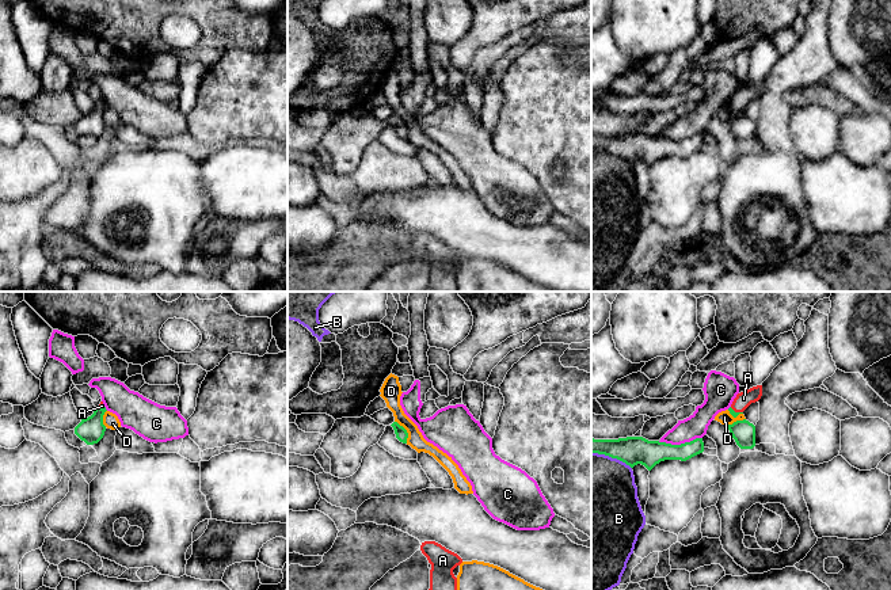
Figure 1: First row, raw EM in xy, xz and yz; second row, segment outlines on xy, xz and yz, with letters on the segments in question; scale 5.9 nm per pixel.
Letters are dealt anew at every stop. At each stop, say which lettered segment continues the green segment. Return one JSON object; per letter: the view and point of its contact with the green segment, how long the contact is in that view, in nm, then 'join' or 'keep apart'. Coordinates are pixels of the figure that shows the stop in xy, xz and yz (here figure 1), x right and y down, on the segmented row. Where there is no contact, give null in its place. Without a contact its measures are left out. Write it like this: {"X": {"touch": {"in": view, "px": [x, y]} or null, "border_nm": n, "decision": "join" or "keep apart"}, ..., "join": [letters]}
{"A": {"touch": {"in": "yz", "px": [737, 412]}, "border_nm": 90, "decision": "join"}, "B": {"touch": {"in": "yz", "px": [612, 457]}, "border_nm": 260, "decision": "keep apart"}, "C": {"touch": {"in": "yz", "px": [681, 444]}, "border_nm": 260, "decision": "keep apart"}, "D": {"touch": {"in": "yz", "px": [737, 421]}, "border_nm": 130, "decision": "keep apart"}, "join": ["A"]}

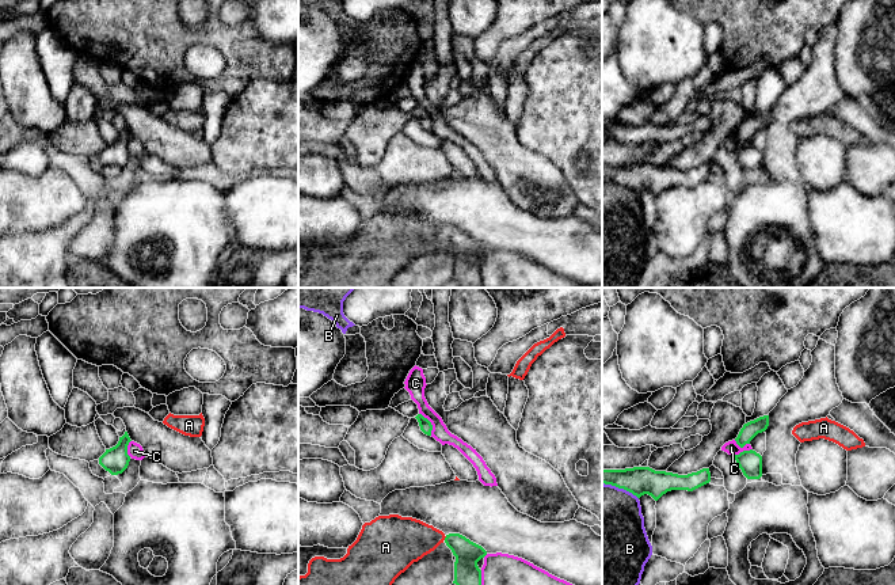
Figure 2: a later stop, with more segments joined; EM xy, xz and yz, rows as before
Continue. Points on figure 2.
{"A": {"touch": {"in": "xz", "px": [445, 538]}, "border_nm": 30, "decision": "keep apart"}, "B": {"touch": {"in": "yz", "px": [620, 487]}, "border_nm": 240, "decision": "keep apart"}, "C": {"touch": {"in": "yz", "px": [743, 451]}, "border_nm": 130, "decision": "keep apart"}, "join": []}

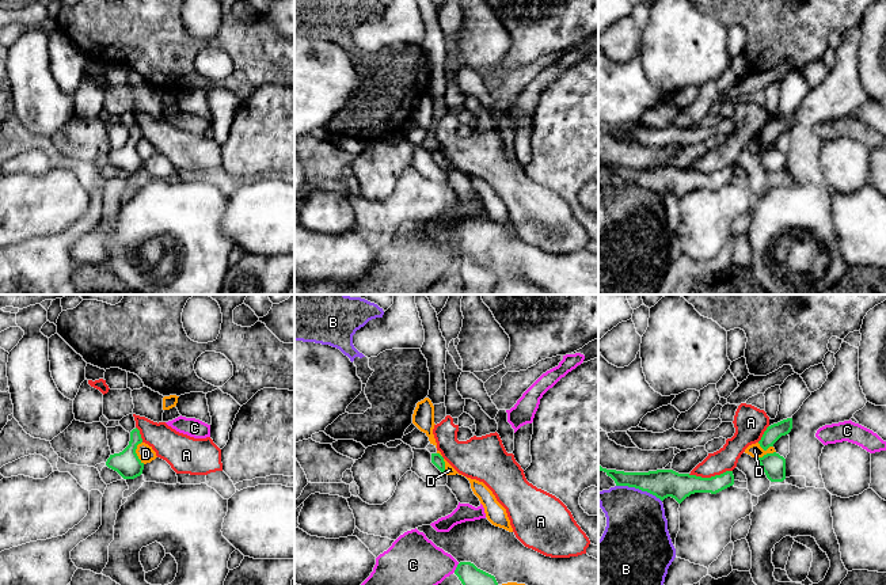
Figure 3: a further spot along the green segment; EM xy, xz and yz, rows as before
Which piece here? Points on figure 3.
{"A": {"touch": {"in": "yz", "px": [711, 477]}, "border_nm": 260, "decision": "keep apart"}, "B": {"touch": {"in": "yz", "px": [639, 489]}, "border_nm": 280, "decision": "keep apart"}, "C": {"touch": {"in": "xz", "px": [456, 568]}, "border_nm": 70, "decision": "keep apart"}, "D": {"touch": {"in": "yz", "px": [767, 454]}, "border_nm": 130, "decision": "keep apart"}, "join": []}

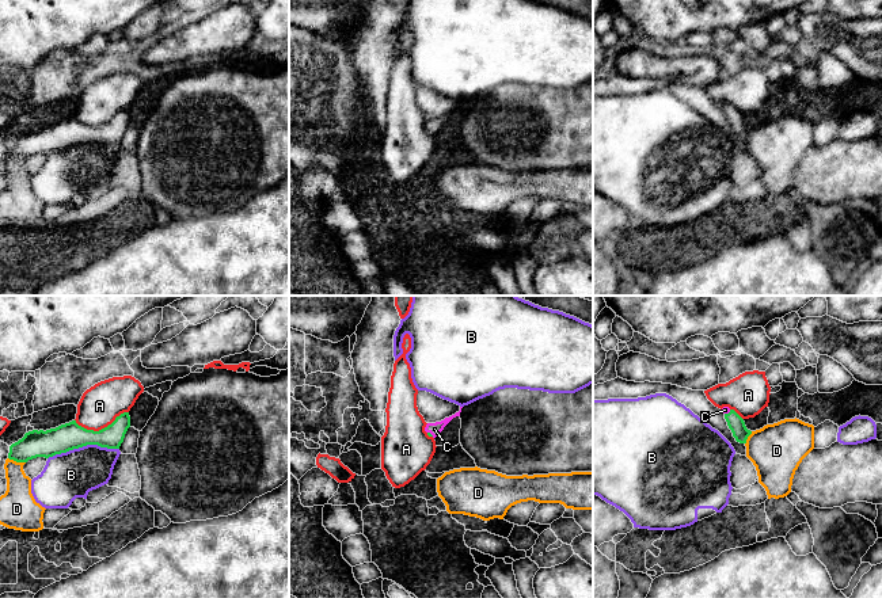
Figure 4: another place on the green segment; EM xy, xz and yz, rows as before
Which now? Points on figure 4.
{"A": {"touch": {"in": "xy", "px": [102, 429]}, "border_nm": 320, "decision": "keep apart"}, "B": {"touch": {"in": "xy", "px": [83, 445]}, "border_nm": 420, "decision": "keep apart"}, "C": {"touch": {"in": "yz", "px": [729, 412]}, "border_nm": 50, "decision": "join"}, "D": {"touch": {"in": "xy", "px": [16, 461]}, "border_nm": 110, "decision": "keep apart"}, "join": ["C"]}

